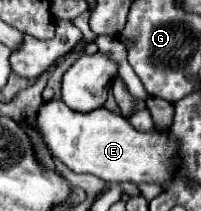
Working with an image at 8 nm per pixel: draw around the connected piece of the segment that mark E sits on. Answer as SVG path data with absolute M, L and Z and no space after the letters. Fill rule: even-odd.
M62 100L44 102L34 116L42 146L76 174L94 174L104 182L158 182L164 184L174 170L176 144L168 140L168 130L138 132L120 114L106 108L76 112Z

